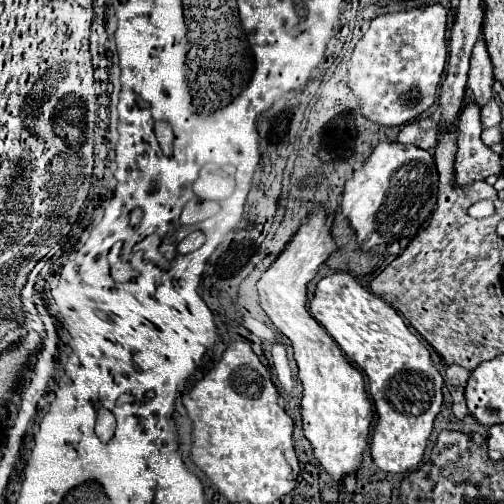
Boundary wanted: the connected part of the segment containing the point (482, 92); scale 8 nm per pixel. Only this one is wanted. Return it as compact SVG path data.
M479 35L477 43L473 47L469 81L467 81L467 87L479 107L485 105L489 99L493 99L491 85L493 85L493 65L491 65L487 47L485 47L485 39L483 39L483 35Z

